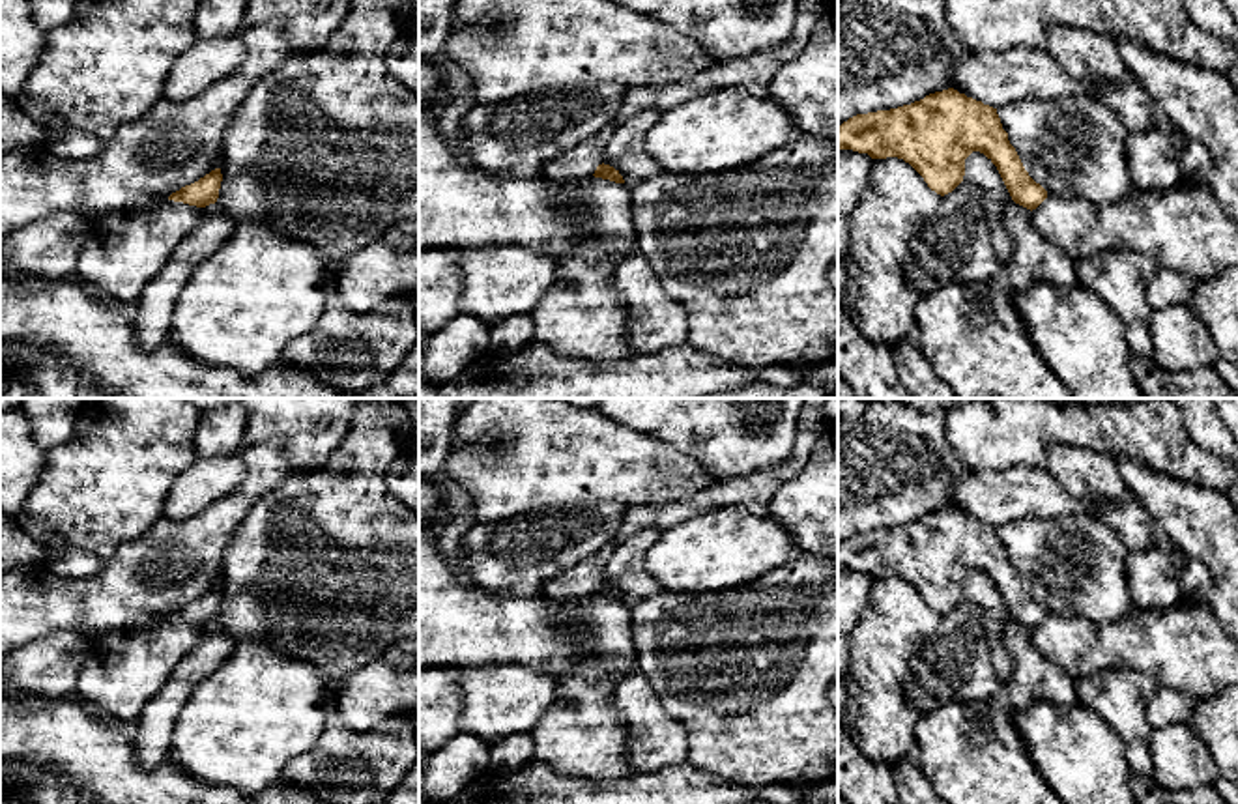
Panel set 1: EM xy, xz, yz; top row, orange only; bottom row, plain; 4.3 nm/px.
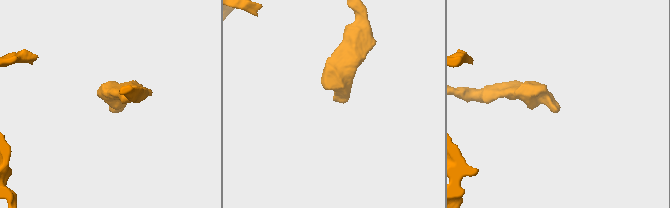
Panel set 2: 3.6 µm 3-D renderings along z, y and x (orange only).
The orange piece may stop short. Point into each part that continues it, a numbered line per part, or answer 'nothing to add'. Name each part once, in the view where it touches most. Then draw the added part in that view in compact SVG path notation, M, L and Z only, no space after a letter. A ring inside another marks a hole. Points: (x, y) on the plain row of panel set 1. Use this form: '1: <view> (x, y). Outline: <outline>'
nothing to add

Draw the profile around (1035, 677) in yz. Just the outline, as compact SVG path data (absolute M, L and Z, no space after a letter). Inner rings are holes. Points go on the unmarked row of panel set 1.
M1010 619L1002 626L1002 641L1012 658L1012 675L1006 682L1012 711L1027 709L1040 699L1062 707L1079 703L1077 681L1034 647L1030 628Z

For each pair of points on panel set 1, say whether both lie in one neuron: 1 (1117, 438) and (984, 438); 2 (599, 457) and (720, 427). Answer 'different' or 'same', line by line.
1: same
2: different

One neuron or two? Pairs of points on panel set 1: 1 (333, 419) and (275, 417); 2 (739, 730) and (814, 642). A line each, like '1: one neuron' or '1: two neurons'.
1: one neuron
2: one neuron

